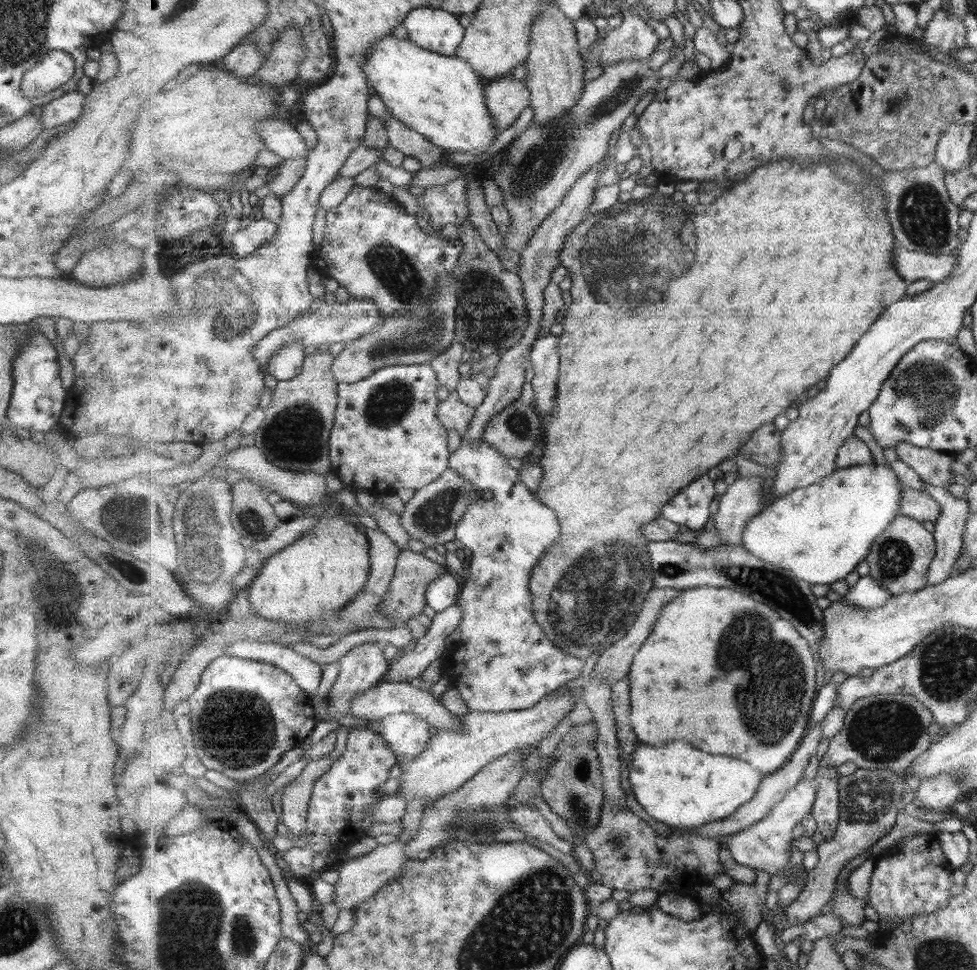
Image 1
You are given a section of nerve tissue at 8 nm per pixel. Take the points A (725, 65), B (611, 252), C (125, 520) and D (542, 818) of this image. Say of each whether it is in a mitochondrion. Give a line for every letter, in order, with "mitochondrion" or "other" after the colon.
A: other
B: mitochondrion
C: mitochondrion
D: other

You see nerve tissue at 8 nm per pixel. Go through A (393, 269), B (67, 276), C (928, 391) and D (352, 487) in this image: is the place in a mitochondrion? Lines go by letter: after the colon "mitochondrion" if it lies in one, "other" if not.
A: mitochondrion
B: other
C: mitochondrion
D: other

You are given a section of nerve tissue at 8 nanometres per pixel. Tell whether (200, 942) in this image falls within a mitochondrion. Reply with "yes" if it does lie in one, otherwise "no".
yes

